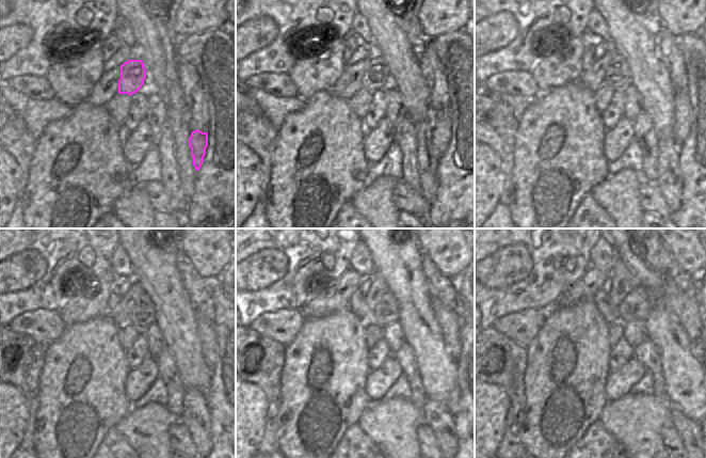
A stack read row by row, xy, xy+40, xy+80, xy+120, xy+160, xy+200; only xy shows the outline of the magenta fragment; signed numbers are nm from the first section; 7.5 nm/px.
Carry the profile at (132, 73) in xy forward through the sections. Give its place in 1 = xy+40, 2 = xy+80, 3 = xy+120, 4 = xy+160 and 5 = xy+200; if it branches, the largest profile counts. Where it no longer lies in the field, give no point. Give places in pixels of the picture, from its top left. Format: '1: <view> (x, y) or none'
1: xy+40 (378, 70)
2: xy+80 (618, 76)
3: xy+120 (142, 316)
4: xy+160 (386, 312)
5: xy+200 (684, 305)

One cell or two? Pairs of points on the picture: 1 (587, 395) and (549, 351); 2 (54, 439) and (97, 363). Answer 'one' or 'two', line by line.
1: one
2: one

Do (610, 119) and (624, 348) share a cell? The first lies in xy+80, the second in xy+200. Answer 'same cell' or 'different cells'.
same cell

